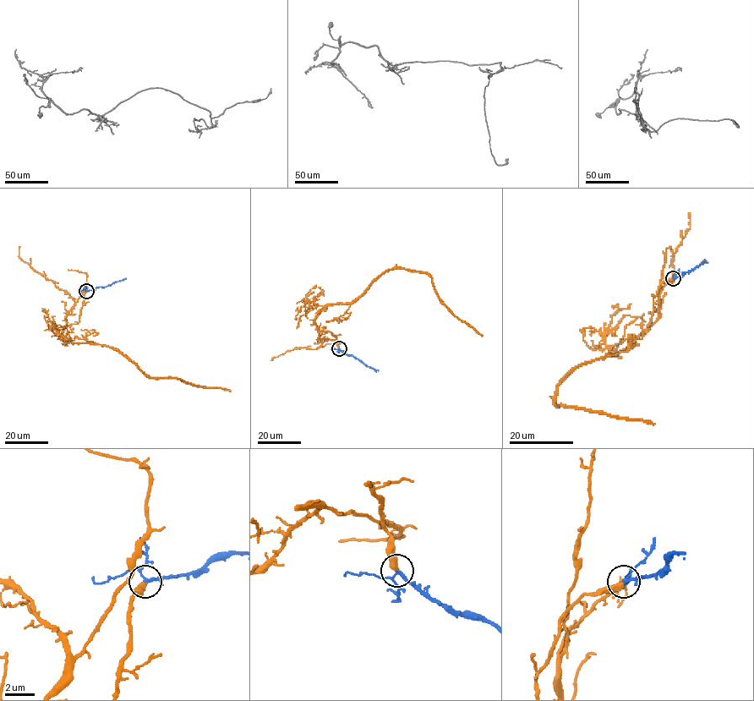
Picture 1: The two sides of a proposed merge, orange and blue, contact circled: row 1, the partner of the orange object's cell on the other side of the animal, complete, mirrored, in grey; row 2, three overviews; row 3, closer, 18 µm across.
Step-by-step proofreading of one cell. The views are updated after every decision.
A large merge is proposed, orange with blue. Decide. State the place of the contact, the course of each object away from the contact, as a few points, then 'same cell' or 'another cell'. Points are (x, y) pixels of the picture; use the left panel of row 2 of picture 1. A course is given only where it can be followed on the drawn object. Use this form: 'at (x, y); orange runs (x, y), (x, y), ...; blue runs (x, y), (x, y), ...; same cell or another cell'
at (86, 291); orange runs (86, 291), (79, 322), (68, 325), (62, 333), (65, 340), (117, 350), (148, 377), (173, 377), (230, 391); blue runs (86, 291), (126, 279); same cell

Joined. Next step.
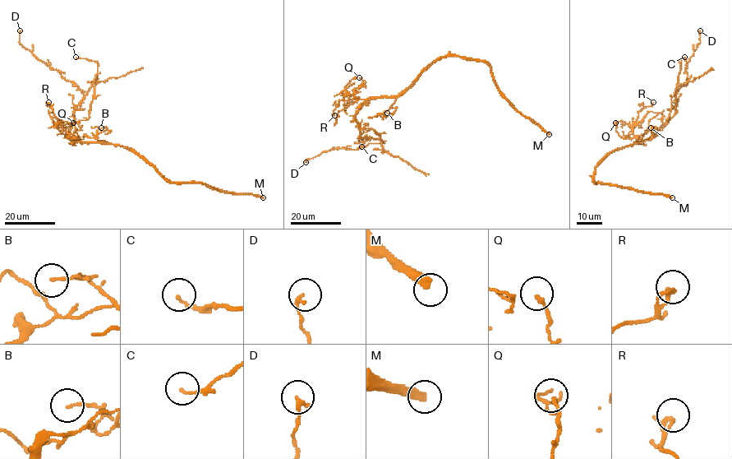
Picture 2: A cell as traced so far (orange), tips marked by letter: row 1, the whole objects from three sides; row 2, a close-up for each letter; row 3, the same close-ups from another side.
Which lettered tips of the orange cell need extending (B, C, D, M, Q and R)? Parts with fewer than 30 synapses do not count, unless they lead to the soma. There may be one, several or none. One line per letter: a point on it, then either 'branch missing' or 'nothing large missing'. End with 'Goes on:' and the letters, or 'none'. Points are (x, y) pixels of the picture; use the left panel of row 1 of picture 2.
B: at (101, 127); nothing large missing
C: at (75, 57); nothing large missing
D: at (20, 30); nothing large missing
M: at (263, 197); branch missing
Q: at (73, 122); nothing large missing
R: at (48, 102); nothing large missing
Goes on: M

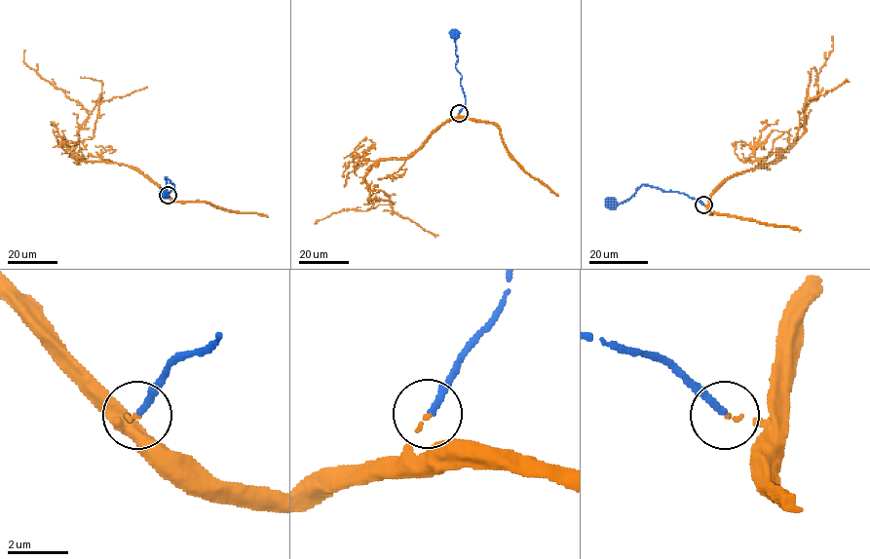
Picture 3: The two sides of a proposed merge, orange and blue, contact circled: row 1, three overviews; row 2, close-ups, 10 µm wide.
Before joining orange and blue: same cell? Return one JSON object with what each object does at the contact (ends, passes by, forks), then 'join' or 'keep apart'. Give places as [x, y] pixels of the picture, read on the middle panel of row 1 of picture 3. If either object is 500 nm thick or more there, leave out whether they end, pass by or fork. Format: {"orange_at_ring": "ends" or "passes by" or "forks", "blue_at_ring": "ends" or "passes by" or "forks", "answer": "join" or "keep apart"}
{"orange_at_ring": "ends", "blue_at_ring": "ends", "answer": "join"}

